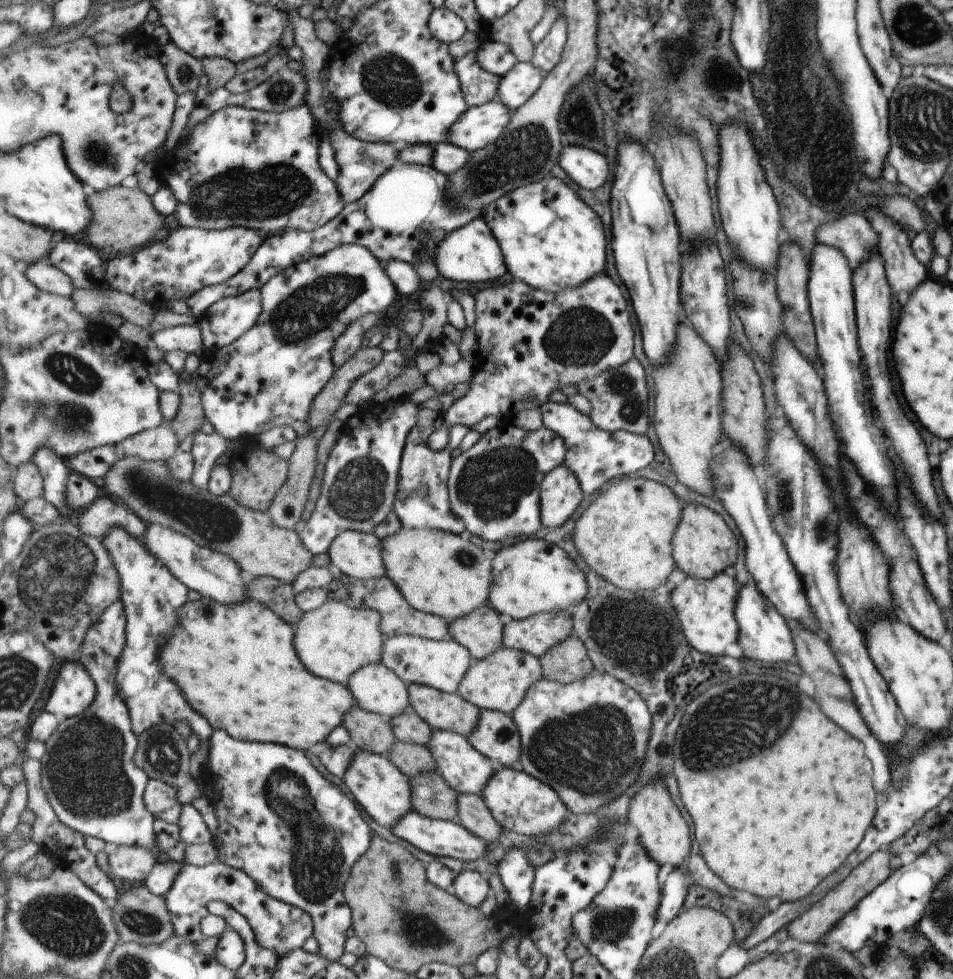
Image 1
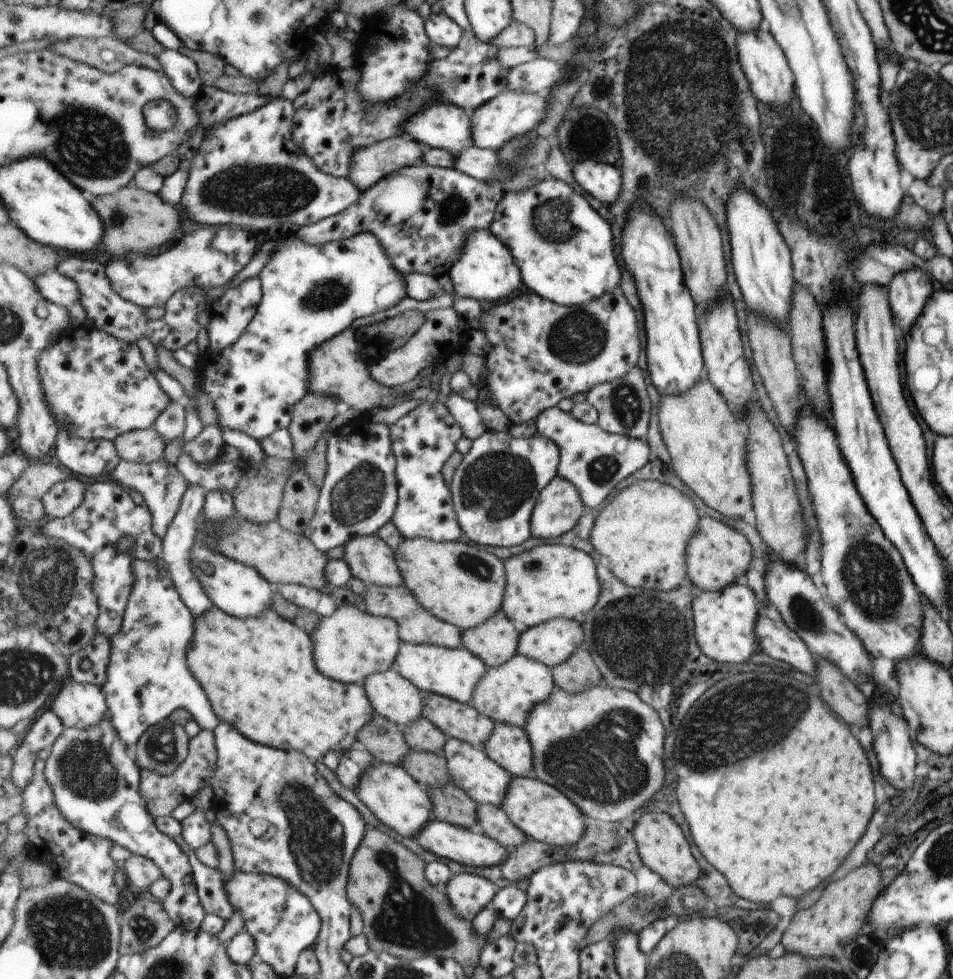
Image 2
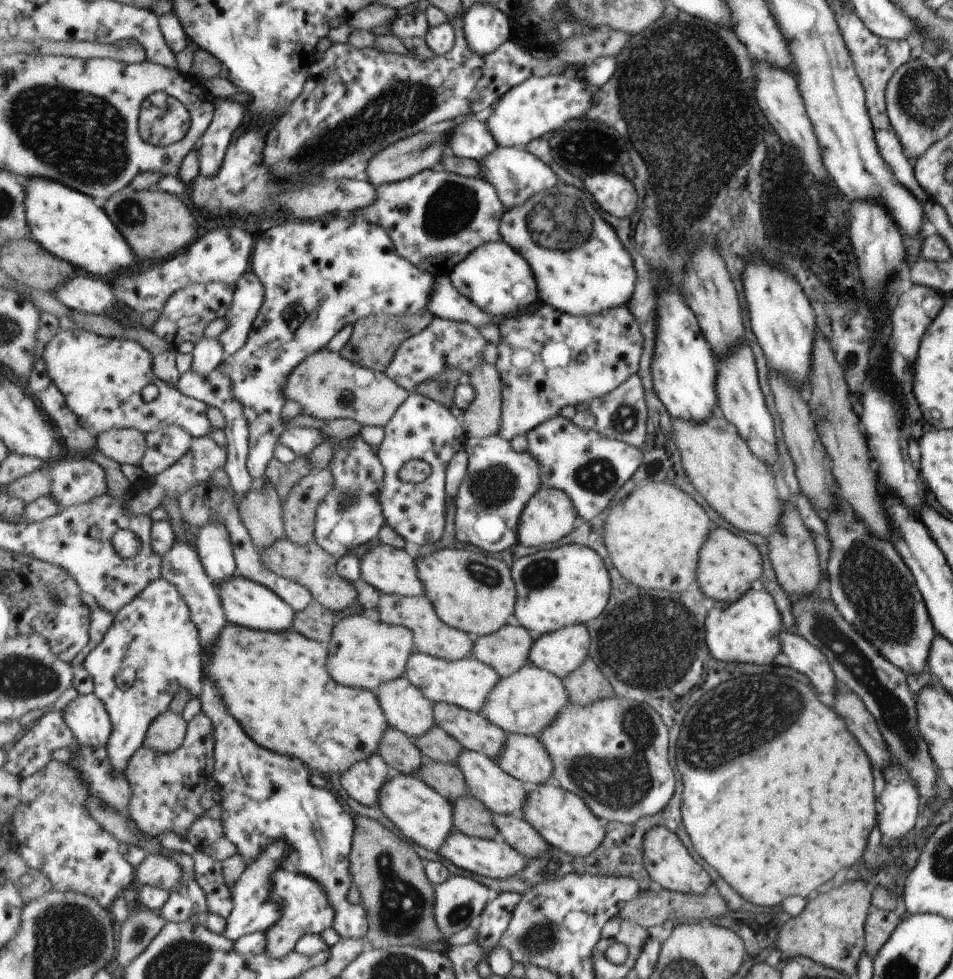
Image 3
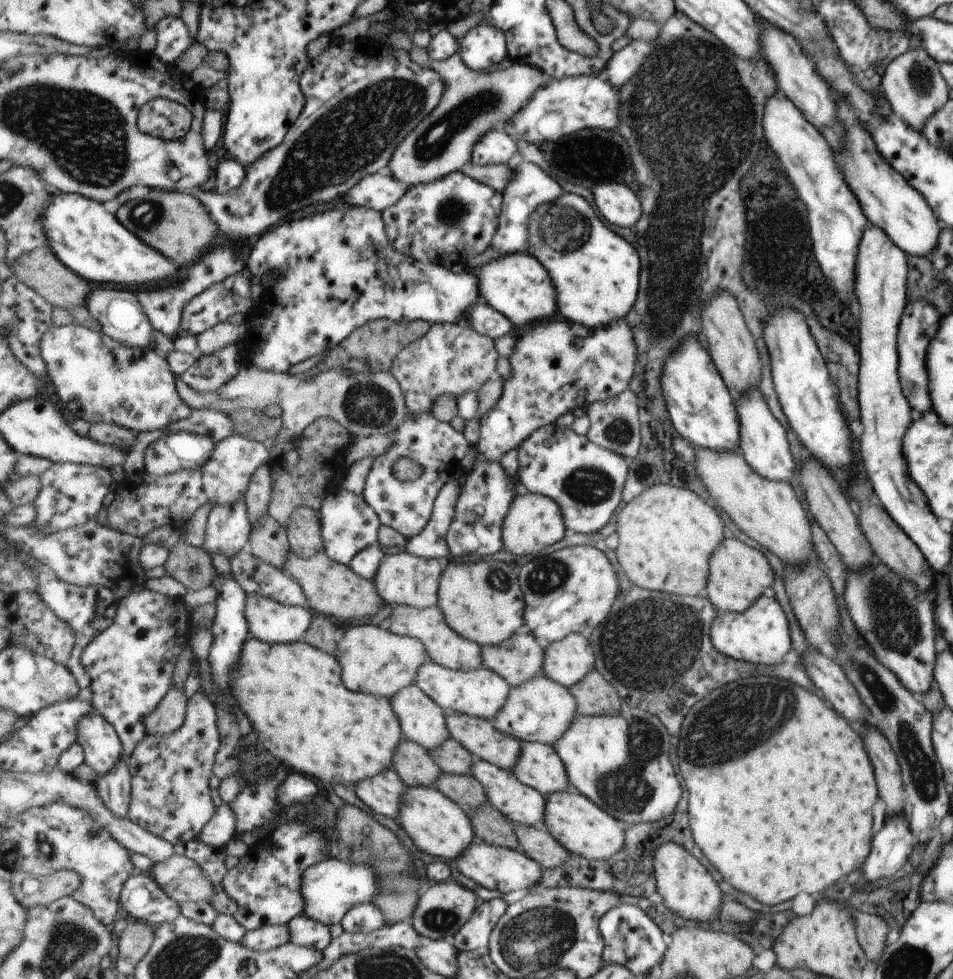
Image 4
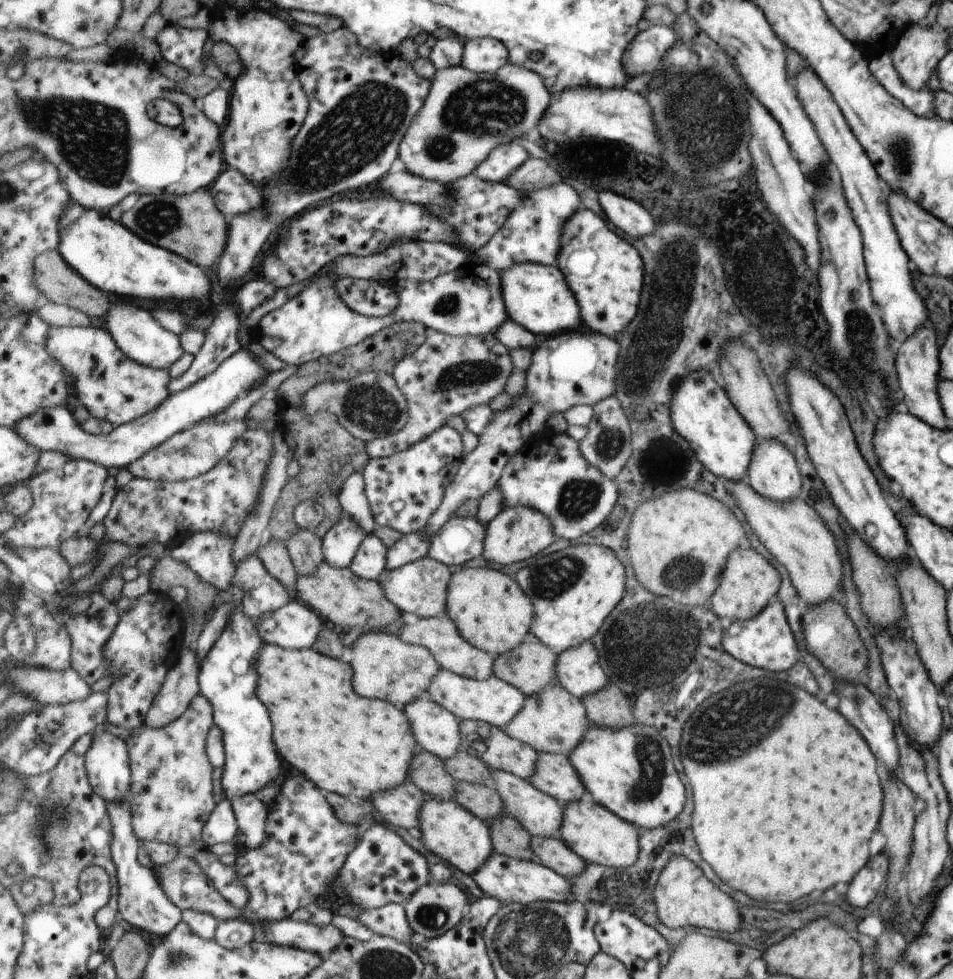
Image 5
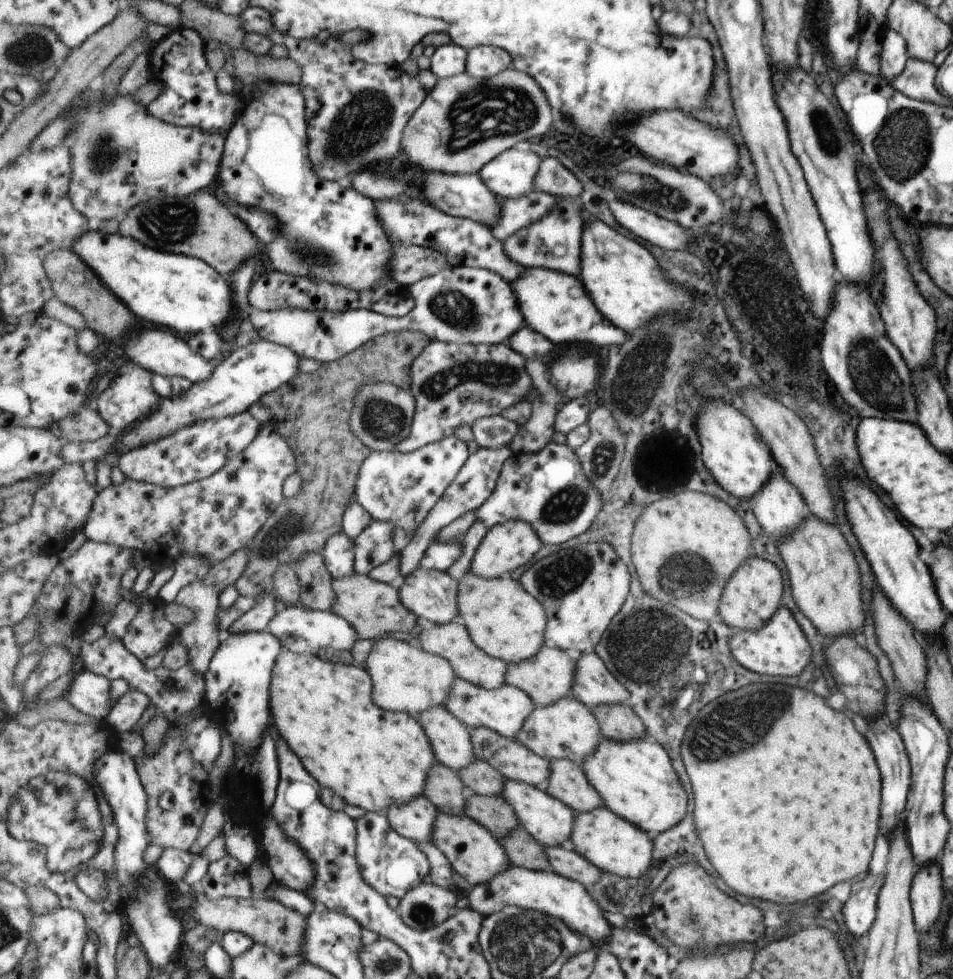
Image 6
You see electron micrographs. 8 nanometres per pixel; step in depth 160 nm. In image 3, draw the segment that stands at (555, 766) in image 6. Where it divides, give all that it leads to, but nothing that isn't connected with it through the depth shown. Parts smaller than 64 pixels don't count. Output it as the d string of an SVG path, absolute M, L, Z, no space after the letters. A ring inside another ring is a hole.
M511 733L498 762L505 772L530 787L544 785L554 774L554 762L541 739Z

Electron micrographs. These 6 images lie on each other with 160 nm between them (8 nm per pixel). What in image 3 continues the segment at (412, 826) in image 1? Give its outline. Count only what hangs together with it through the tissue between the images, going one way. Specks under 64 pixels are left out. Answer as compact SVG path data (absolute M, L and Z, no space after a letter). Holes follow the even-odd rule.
M457 828L439 849L439 854L458 867L469 870L469 872L475 872L475 874L491 877L492 879L506 879L515 876L517 873L521 874L529 861L520 851L513 848L505 840L472 837L459 831Z

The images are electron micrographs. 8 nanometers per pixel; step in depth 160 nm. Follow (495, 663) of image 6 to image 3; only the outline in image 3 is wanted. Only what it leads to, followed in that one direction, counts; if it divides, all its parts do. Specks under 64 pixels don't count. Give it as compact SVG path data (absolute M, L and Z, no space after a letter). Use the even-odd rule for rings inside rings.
M380 593L377 610L379 620L384 623L405 625L413 631L416 650L450 661L472 656L475 638L469 633L449 626L445 621L442 621L433 606L432 600L425 594L408 597Z

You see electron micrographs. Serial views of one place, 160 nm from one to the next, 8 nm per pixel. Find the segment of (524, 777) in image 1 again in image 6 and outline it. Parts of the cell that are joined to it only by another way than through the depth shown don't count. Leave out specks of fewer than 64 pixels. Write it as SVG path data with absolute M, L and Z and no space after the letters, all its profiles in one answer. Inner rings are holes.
M601 806L593 812L577 813L571 841L574 850L595 864L601 871L625 878L641 878L651 866L651 837L641 828Z

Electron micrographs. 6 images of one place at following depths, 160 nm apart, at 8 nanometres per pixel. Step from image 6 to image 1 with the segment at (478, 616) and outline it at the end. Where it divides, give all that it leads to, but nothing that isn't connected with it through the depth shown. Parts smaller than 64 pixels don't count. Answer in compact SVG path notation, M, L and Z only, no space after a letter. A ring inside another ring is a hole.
M401 527L396 533L384 538L382 552L389 577L403 593L407 602L420 611L435 613L452 623L455 619L470 615L481 605L489 603L492 587L492 555L470 542L468 535L432 529Z

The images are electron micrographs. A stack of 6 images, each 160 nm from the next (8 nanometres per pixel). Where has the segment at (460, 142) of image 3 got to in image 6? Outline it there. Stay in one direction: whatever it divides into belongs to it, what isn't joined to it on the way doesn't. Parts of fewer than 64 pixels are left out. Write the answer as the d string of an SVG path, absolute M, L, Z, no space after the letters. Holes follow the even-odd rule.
M525 146L514 147L491 160L478 174L483 178L483 182L489 186L489 189L499 198L517 200L521 196L531 194L533 190L538 190L533 188L533 182L537 182L537 174L541 170L541 162L542 159Z

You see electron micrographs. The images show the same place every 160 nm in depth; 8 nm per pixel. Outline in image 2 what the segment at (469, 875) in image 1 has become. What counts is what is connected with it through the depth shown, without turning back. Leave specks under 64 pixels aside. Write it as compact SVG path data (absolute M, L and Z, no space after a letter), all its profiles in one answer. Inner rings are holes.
M457 874L445 889L455 914L461 920L471 922L481 910L491 907L493 896L498 892L496 885L479 874Z

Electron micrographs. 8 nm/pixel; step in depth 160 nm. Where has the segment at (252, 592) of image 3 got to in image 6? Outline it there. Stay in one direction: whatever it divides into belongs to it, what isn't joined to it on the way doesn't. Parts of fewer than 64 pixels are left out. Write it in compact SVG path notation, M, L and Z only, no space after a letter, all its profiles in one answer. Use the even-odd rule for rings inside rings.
M298 604L288 606L279 612L271 622L269 630L279 638L281 645L296 654L318 655L323 648L333 648L341 651L351 651L354 642L361 639L359 630L341 616L332 611L317 611Z

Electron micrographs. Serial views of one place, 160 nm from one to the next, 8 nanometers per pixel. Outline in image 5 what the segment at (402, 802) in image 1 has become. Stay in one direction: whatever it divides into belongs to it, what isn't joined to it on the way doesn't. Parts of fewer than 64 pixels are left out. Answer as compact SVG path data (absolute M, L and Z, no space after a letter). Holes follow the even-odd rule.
M429 797L421 807L419 830L421 840L428 850L471 876L495 853L491 828L454 798L442 801Z

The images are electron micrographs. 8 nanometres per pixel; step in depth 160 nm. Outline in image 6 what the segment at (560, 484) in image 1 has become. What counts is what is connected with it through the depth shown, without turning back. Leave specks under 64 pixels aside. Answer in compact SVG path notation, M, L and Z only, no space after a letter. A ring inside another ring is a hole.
M509 520L505 524L497 524L488 530L482 543L478 546L470 564L471 574L477 574L485 580L509 576L509 572L515 572L517 568L529 564L543 545L539 534L533 530L529 522Z

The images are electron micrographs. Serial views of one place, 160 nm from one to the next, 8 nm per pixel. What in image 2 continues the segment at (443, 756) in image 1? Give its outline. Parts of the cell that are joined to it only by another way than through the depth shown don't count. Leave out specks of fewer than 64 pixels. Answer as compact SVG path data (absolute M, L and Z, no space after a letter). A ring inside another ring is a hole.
M449 737L443 754L449 760L449 771L453 776L453 783L457 787L467 792L469 797L475 800L478 805L493 804L503 806L503 802L505 802L507 794L509 794L509 786L513 782L511 772L491 760L491 757L482 747L474 747L469 742L463 742L463 740L454 737Z

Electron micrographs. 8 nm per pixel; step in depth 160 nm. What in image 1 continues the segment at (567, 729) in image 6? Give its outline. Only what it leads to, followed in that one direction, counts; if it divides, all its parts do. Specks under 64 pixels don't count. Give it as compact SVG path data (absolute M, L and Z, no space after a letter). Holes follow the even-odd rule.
M503 646L491 655L473 661L471 668L461 681L458 693L481 710L500 710L511 715L524 701L529 690L543 676L544 669L539 657Z

